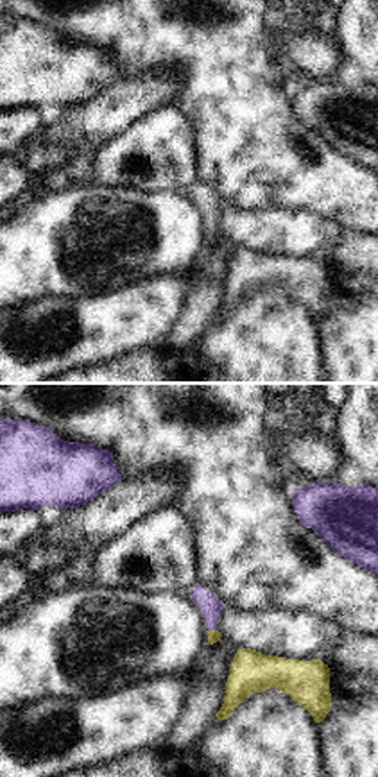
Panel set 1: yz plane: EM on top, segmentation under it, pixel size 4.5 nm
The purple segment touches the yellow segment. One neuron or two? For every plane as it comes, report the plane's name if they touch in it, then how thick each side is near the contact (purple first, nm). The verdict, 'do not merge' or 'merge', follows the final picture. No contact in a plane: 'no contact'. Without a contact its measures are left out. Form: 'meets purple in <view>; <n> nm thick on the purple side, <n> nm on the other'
meets purple in yz; 90 nm thick on the purple side, 60 nm on the other

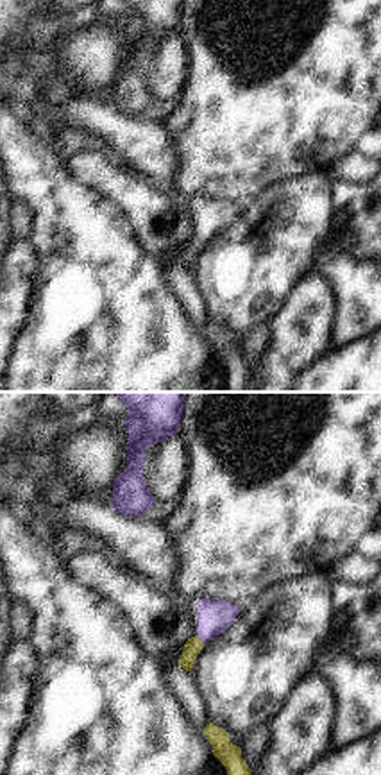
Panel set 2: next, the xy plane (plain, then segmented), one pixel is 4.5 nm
meets purple in xy; 160 nm thick on the purple side, 80 nm on the other

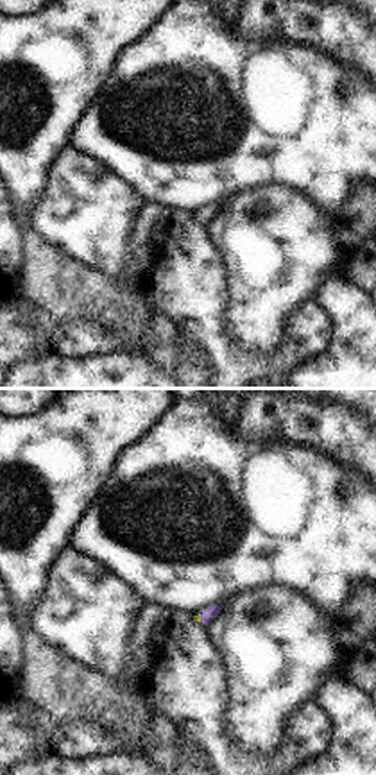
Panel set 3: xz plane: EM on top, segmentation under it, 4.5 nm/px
meets purple in xz; 60 nm thick on the purple side, 30 nm on the other

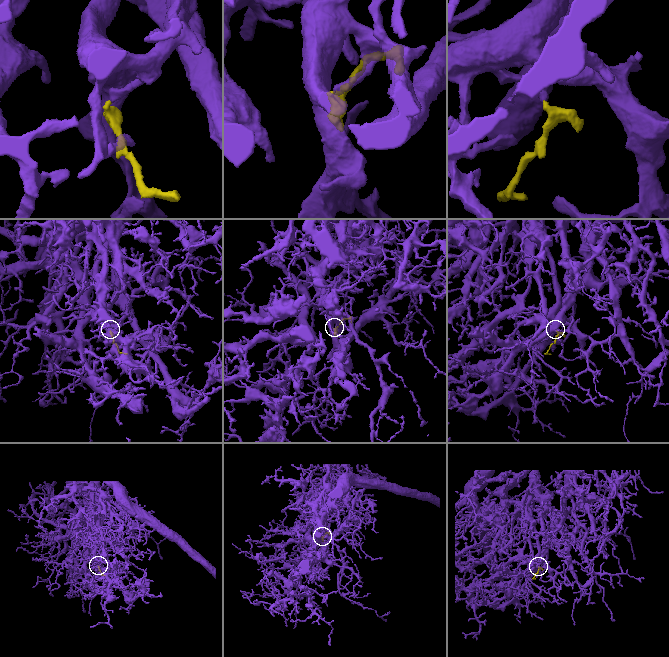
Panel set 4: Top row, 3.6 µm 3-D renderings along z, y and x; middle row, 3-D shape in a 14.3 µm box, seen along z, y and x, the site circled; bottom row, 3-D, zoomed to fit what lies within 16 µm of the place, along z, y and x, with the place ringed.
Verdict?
merge

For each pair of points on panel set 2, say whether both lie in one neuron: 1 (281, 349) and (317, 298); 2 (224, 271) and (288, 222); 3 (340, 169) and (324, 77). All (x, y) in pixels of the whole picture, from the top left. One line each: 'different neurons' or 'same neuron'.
1: same neuron
2: same neuron
3: different neurons

